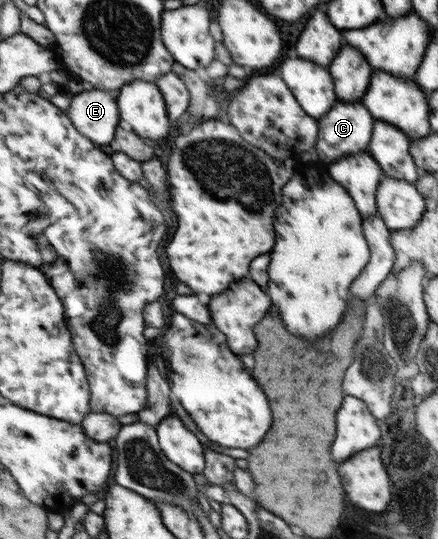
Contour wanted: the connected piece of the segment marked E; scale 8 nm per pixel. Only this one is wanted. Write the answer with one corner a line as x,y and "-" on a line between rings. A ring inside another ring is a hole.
93,88
70,95
66,112
74,127
93,144
109,148
109,140
114,138
118,109
116,97
117,91

